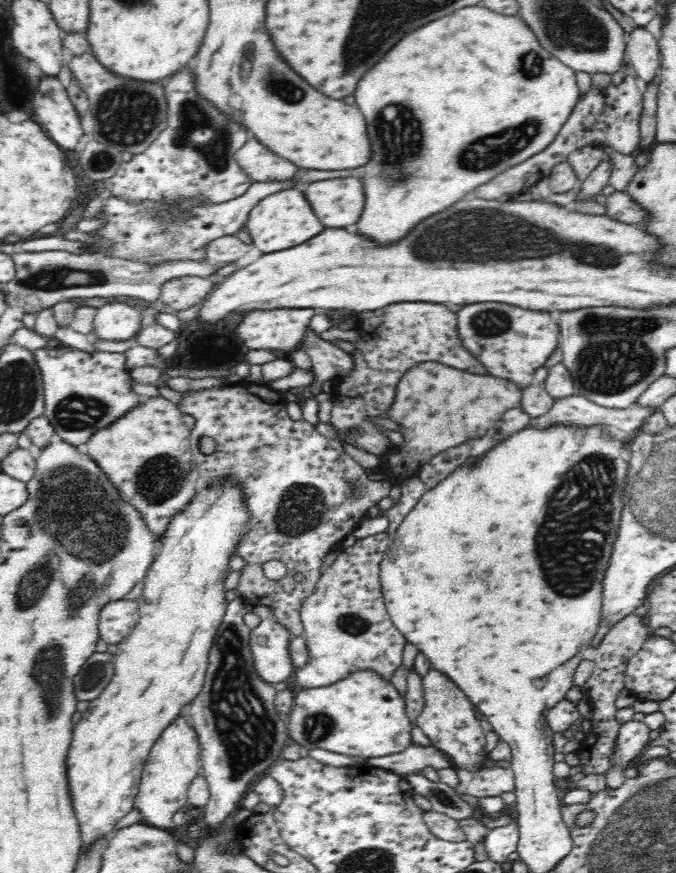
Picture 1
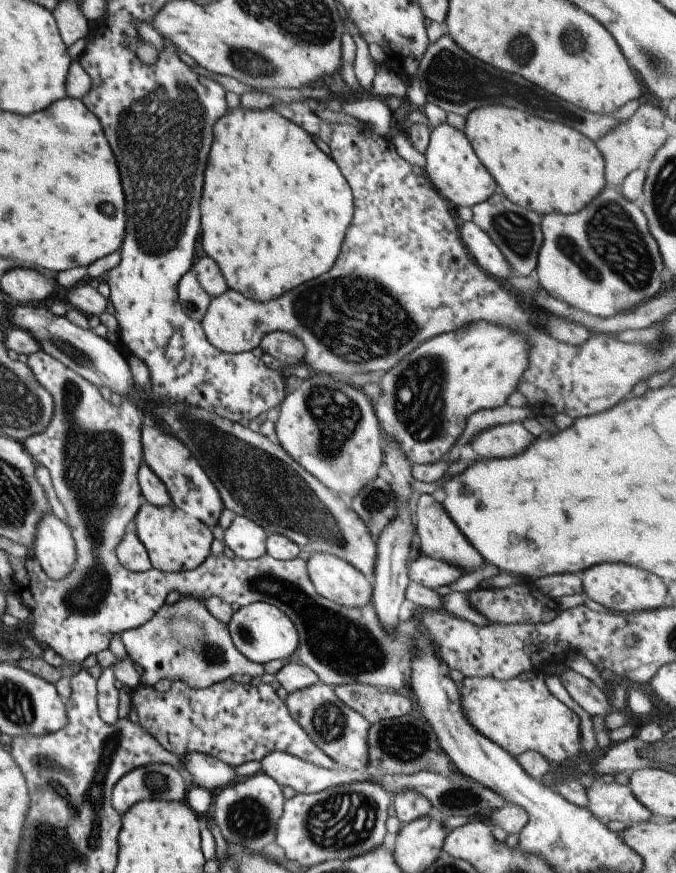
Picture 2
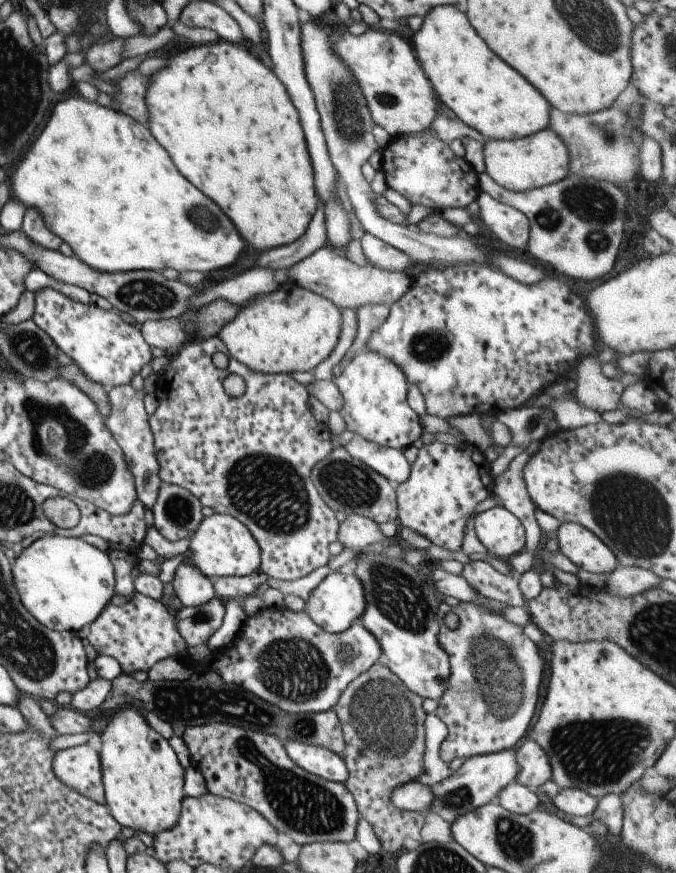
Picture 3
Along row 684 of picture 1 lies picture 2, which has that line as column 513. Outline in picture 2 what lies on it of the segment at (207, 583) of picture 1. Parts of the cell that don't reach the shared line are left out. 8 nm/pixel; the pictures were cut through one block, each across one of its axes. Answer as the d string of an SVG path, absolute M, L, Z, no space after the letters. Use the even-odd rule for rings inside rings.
M489 105L470 110L464 118L462 131L473 152L496 182L497 190L521 208L537 214L573 214L573 210L581 210L581 206L585 206L605 186L604 160L595 143L561 122L549 122L509 106Z

